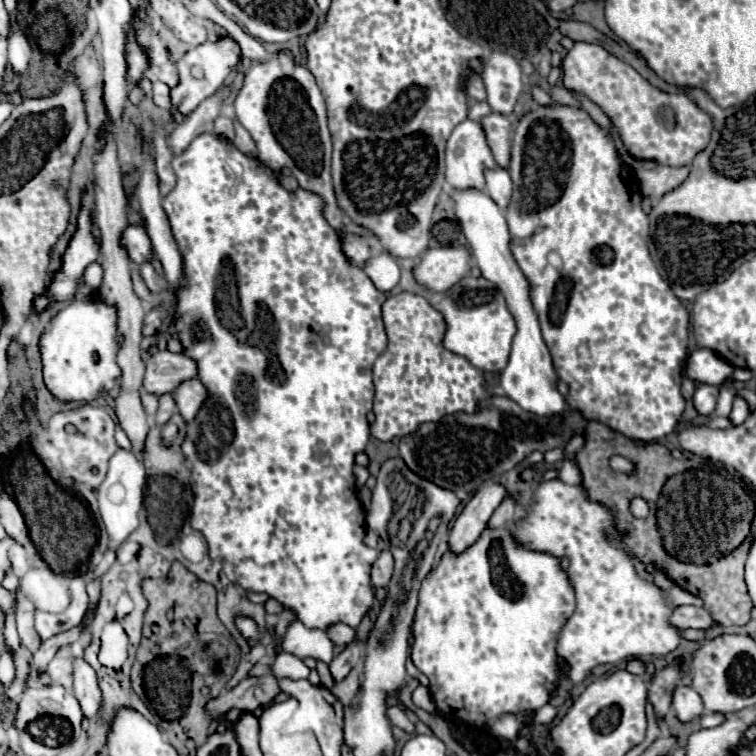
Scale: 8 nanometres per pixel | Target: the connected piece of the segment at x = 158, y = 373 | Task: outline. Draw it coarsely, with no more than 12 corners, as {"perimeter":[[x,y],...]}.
{"perimeter":[[167,349],[147,361],[143,389],[171,393],[197,379],[197,363]]}

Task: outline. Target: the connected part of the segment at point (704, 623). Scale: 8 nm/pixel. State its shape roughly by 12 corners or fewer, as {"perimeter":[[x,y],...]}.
{"perimeter":[[685,605],[673,611],[671,625],[711,629],[717,623],[703,607]]}

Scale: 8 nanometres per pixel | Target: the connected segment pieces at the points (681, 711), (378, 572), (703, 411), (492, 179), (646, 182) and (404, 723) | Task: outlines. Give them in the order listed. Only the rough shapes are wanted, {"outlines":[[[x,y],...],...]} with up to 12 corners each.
{"outlines":[[[679,685],[673,707],[681,723],[705,715],[703,701],[693,687]],[[381,551],[371,569],[375,587],[385,587],[393,573],[393,555]],[[699,385],[693,395],[699,415],[715,411],[719,389]],[[497,167],[485,171],[485,193],[507,209],[513,193],[511,177]],[[689,167],[641,169],[641,193],[659,201],[685,181]],[[389,707],[391,723],[405,733],[415,733],[415,725],[409,721],[403,709]]]}

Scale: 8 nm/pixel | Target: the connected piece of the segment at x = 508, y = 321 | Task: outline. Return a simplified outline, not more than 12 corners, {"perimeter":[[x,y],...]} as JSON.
{"perimeter":[[467,275],[435,303],[443,345],[475,367],[507,365],[517,325],[503,293]]}

